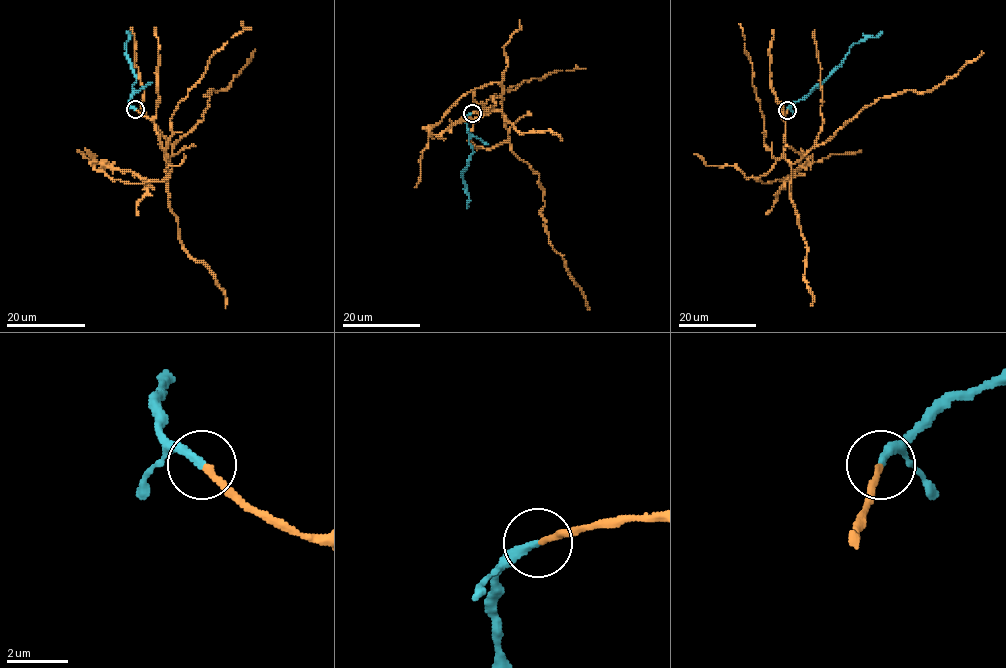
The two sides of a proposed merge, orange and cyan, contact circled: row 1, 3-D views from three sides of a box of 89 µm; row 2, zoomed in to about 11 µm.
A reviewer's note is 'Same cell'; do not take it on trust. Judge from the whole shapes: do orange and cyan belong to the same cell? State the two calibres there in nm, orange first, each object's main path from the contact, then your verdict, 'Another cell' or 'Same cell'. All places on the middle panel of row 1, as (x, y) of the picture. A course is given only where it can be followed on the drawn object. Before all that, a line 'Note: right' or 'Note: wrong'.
Note: right
Thickness 200 nm (orange) against 260 nm. Course of orange: (472, 113), (500, 110), (506, 117), (510, 149), (539, 177), (549, 243), (562, 256), (590, 308). Course of cyan: (472, 113), (466, 117), (472, 154), (462, 172), (468, 194), (467, 209). Same cell

